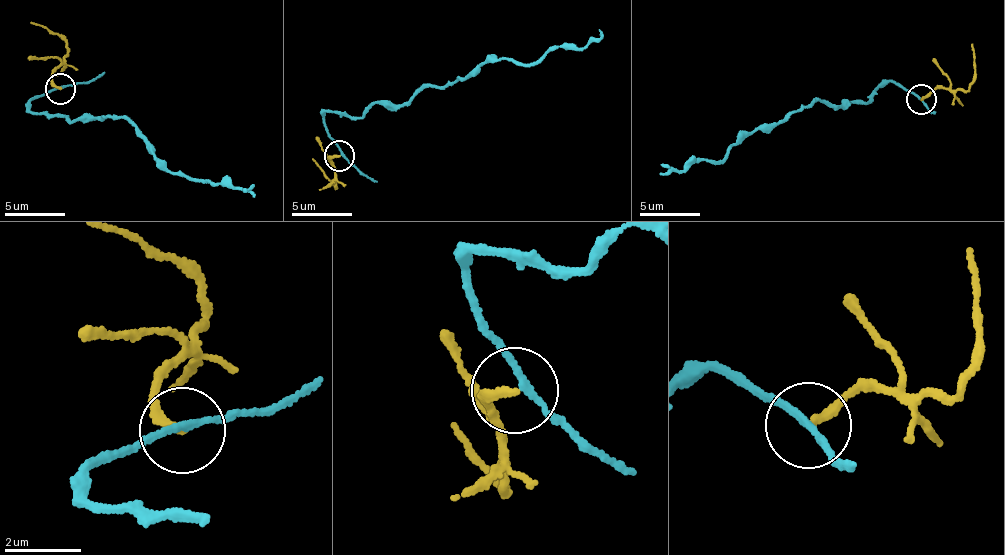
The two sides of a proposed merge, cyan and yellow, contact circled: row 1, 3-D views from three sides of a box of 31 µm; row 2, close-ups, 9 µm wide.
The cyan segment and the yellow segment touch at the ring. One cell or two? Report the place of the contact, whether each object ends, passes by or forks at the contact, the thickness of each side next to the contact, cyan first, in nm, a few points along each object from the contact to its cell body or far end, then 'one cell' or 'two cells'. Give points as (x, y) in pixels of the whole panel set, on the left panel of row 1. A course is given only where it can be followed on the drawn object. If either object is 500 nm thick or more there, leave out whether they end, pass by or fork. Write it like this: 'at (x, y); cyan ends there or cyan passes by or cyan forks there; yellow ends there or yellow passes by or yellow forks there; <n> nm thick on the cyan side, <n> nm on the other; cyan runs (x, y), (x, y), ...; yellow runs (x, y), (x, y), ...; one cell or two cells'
at (60, 88); cyan passes by; yellow ends there; 160 nm thick on the cyan side, 220 nm on the other; cyan runs (61, 86), (32, 100), (32, 111), (62, 115), (72, 121), (129, 120), (173, 172), (252, 193), (247, 190); yellow runs (61, 89), (53, 77), (65, 50), (55, 33), (31, 22); two cells

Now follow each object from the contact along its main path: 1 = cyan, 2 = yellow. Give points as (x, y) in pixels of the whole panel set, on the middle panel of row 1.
1: (340, 155), (328, 110), (396, 107), (488, 61), (533, 66), (560, 46), (583, 50), (598, 28)
2: (339, 157), (330, 160), (334, 186), (313, 158)

